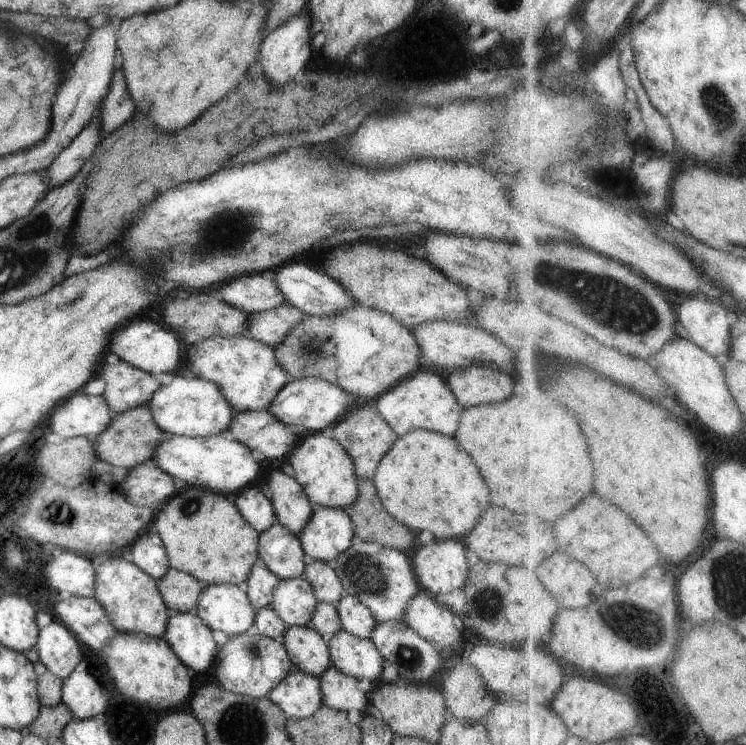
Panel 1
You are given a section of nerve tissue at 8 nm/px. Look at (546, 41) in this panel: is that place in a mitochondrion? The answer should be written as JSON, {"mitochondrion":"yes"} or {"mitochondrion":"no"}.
{"mitochondrion":"no"}

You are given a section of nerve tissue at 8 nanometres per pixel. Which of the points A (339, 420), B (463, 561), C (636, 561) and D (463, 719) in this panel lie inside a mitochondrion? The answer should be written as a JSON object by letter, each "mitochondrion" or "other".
{"A":"other","B":"other","C":"other","D":"other"}

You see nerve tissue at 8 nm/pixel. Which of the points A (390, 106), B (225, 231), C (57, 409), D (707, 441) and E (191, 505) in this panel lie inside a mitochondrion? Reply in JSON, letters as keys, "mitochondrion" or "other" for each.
{"A":"other","B":"mitochondrion","C":"other","D":"other","E":"mitochondrion"}

